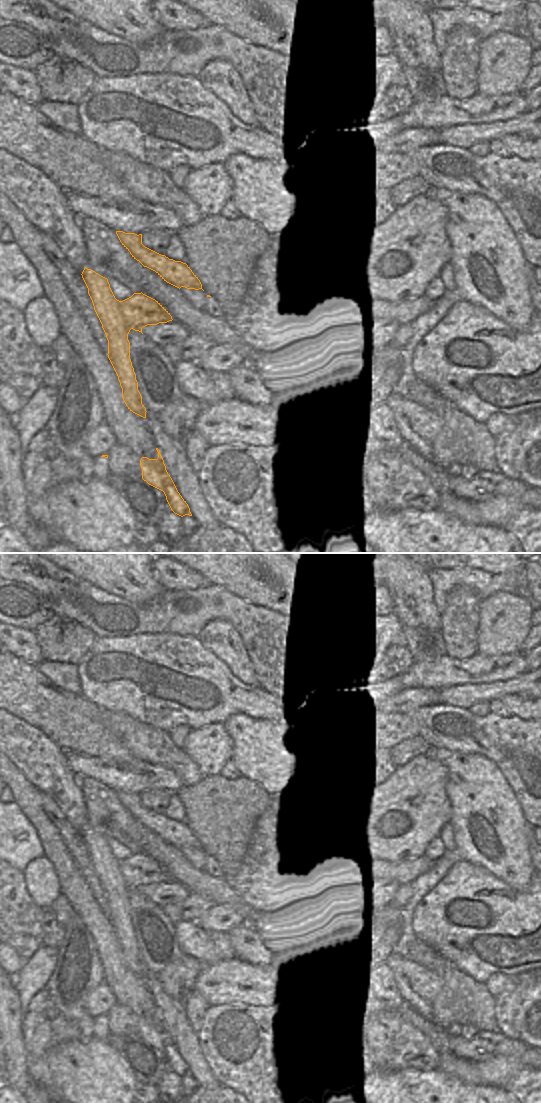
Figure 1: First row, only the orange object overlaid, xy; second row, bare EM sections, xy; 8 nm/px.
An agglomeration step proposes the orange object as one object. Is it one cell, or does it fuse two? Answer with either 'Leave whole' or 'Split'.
Split.

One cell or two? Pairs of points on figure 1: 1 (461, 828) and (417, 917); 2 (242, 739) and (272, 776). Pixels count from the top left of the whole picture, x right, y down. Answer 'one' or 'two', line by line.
1: two
2: one

